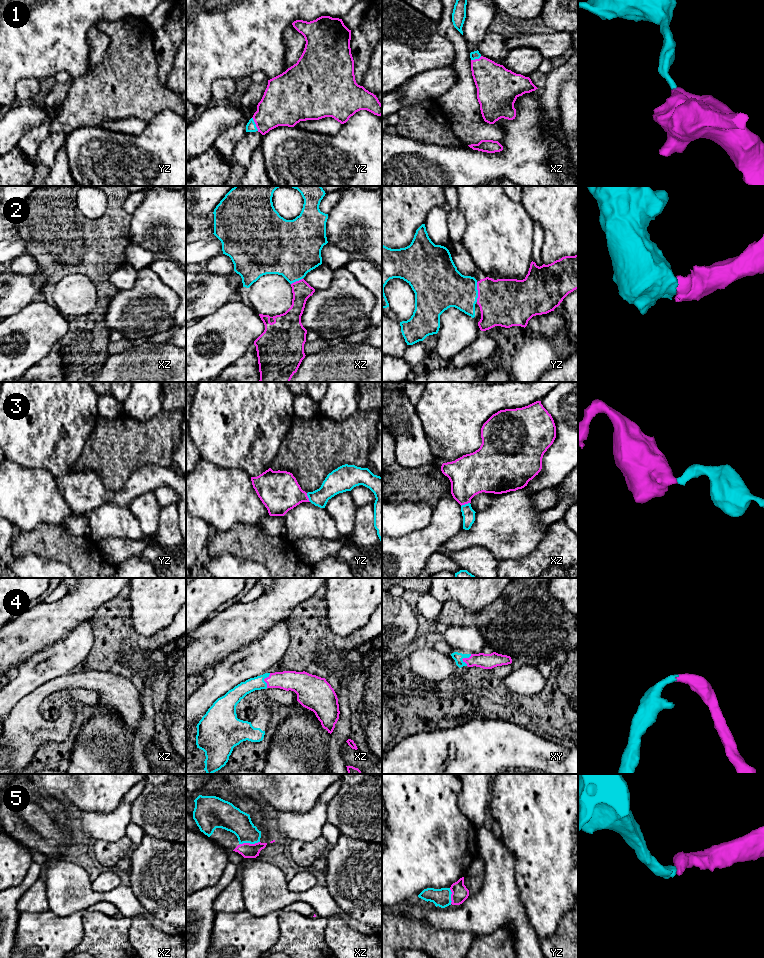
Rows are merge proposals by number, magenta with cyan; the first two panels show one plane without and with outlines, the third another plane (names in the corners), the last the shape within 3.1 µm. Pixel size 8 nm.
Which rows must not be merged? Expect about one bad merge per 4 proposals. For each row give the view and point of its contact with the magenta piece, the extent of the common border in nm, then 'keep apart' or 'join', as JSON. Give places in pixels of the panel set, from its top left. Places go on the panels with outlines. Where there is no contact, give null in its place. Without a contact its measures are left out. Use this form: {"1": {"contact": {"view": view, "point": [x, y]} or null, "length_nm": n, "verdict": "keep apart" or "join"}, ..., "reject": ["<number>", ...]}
{"1": {"contact": {"view": "yz", "point": [255, 123]}, "length_nm": 120, "verdict": "join"}, "2": {"contact": {"view": "yz", "point": [478, 292]}, "length_nm": 160, "verdict": "join"}, "3": {"contact": {"view": "yz", "point": [307, 497]}, "length_nm": 80, "verdict": "join"}, "4": {"contact": {"view": "xy", "point": [463, 658]}, "length_nm": 100, "verdict": "join"}, "5": {"contact": {"view": "xz", "point": [249, 843]}, "length_nm": 160, "verdict": "join"}, "reject": []}

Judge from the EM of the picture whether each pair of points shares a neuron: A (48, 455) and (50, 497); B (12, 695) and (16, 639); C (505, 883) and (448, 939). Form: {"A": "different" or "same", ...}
{"A": "different", "B": "different", "C": "different"}

